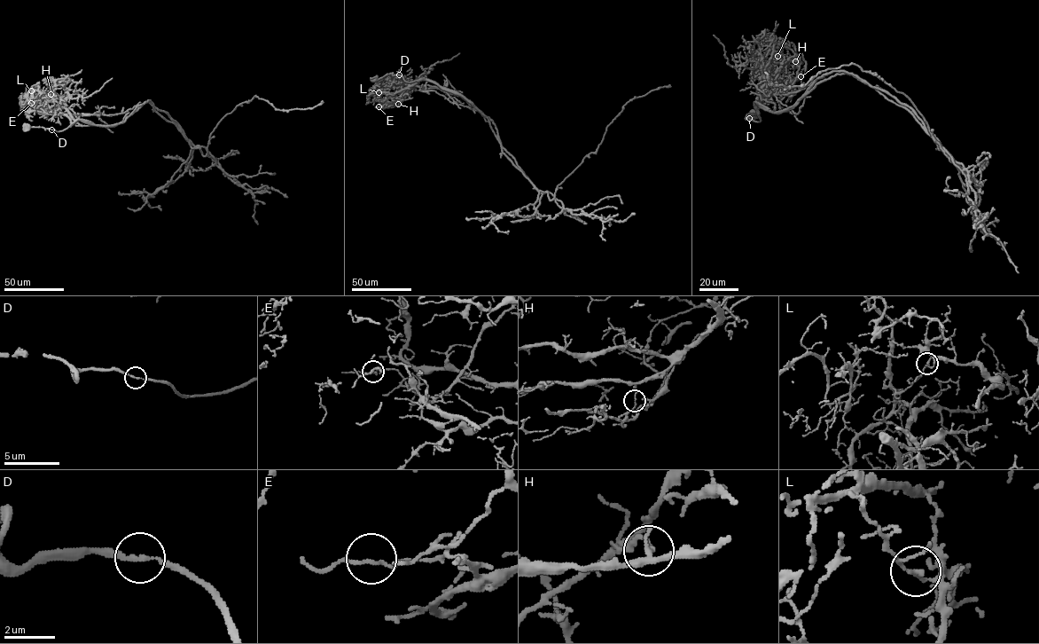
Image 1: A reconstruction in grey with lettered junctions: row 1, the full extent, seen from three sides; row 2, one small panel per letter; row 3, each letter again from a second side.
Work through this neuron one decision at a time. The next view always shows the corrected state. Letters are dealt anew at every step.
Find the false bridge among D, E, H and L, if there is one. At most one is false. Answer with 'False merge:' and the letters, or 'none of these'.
False merge: H

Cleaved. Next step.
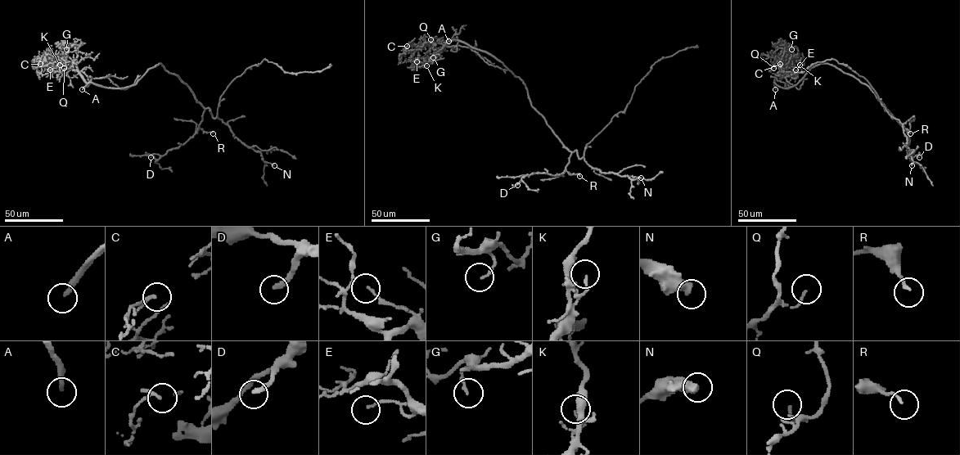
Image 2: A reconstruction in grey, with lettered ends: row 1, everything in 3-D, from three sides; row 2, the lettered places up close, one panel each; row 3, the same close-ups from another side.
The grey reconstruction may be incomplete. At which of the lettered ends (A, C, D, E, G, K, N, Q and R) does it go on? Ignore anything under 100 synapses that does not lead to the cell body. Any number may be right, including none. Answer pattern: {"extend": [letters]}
{"extend": ["A"]}

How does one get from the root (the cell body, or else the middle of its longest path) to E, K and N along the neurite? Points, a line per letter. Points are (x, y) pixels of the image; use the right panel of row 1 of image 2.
E: (867, 86), (827, 63), (812, 66), (796, 84), (788, 88), (774, 83), (781, 70), (794, 73), (795, 69)
K: (867, 86), (827, 63), (812, 66), (788, 88), (774, 83), (780, 71), (793, 73), (800, 65)
N: (867, 86), (891, 117), (902, 123), (913, 162), (912, 165)

